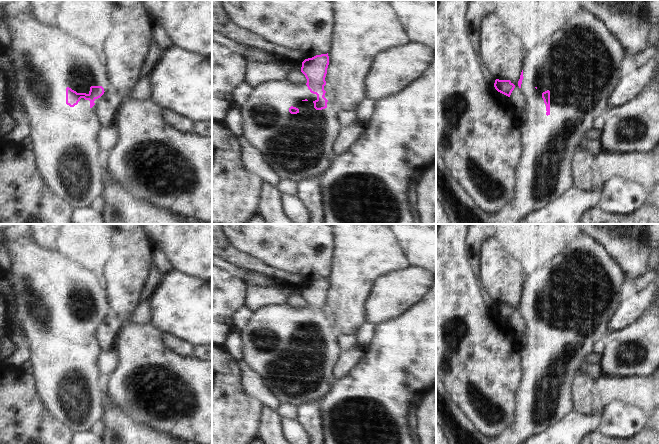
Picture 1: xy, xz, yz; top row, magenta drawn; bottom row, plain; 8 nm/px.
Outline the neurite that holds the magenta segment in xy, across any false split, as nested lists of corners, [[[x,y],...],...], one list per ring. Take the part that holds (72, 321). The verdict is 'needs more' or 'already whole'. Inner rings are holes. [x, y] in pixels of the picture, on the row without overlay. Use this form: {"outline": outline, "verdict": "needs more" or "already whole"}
{"outline": [[[0,224],[0,233],[8,239],[11,255],[9,283],[15,299],[15,312],[29,345],[29,362],[33,367],[37,395],[53,420],[65,426],[72,435],[89,431],[102,418],[106,401],[104,378],[97,367],[101,351],[95,338],[95,327],[110,313],[109,300],[91,272],[57,250],[39,248],[32,240],[27,224]]], "verdict": "needs more"}

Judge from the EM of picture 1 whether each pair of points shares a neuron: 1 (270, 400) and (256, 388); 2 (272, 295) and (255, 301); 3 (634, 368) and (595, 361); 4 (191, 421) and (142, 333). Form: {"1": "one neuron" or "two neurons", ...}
{"1": "one neuron", "2": "one neuron", "3": "two neurons", "4": "one neuron"}

